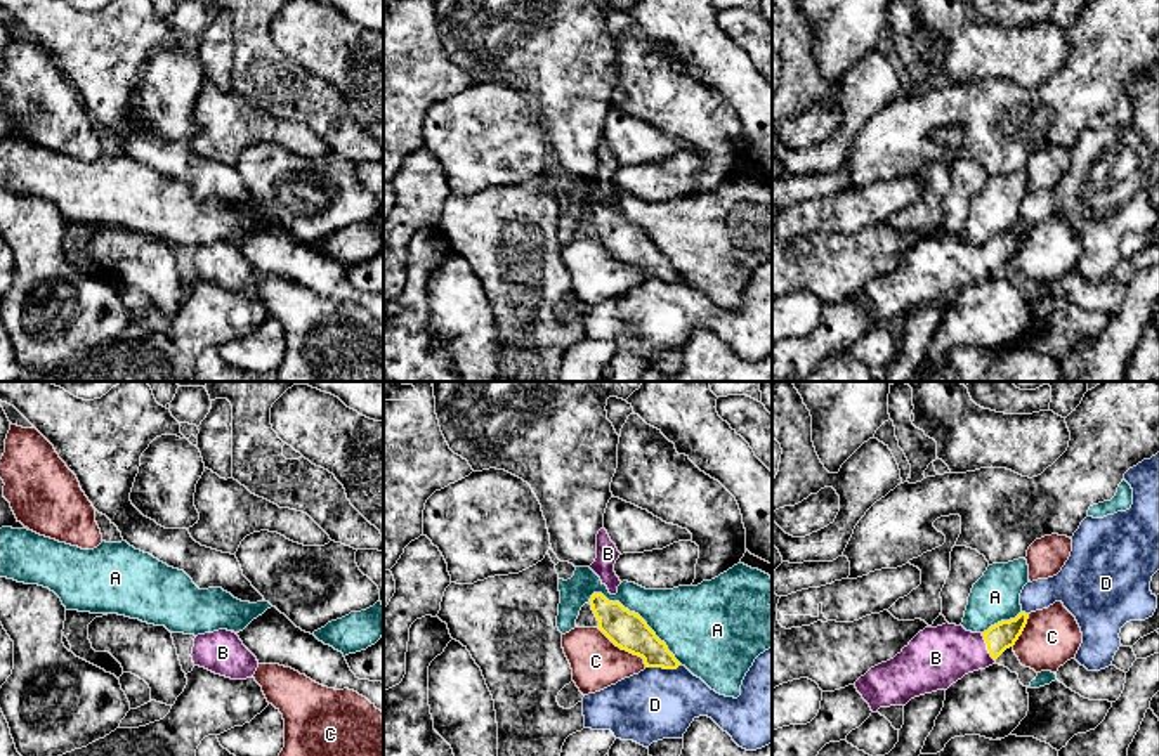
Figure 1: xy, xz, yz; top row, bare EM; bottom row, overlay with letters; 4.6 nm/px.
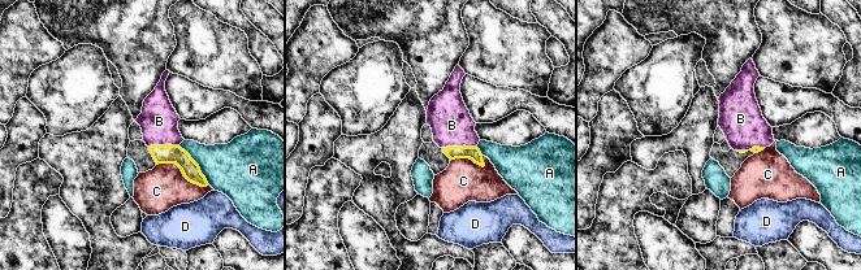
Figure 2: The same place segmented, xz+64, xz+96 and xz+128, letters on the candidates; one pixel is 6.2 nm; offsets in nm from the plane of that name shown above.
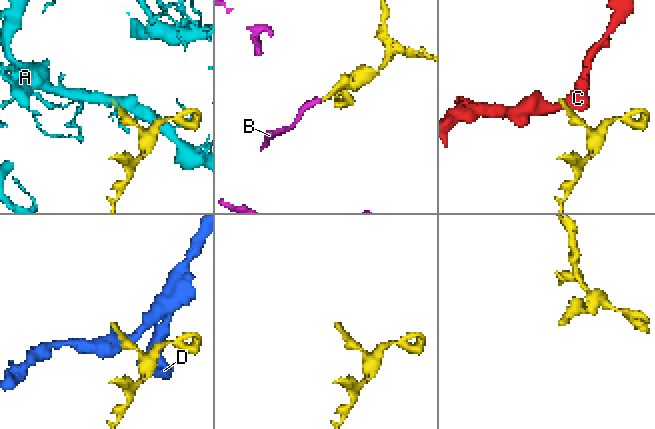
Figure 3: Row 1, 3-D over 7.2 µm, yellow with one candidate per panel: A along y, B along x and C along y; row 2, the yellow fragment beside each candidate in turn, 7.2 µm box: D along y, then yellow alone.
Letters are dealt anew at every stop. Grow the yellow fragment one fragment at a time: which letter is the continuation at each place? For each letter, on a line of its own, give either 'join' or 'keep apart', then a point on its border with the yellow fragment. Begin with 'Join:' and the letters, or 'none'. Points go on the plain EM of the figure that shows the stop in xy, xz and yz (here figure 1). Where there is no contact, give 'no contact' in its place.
Join: B
A: keep apart; meets yellow in xz at (639, 228)
B: join; meets yellow in yz at (988, 259)
C: keep apart; meets yellow in xz at (623, 260)
D: keep apart; meets yellow in xz at (663, 280)

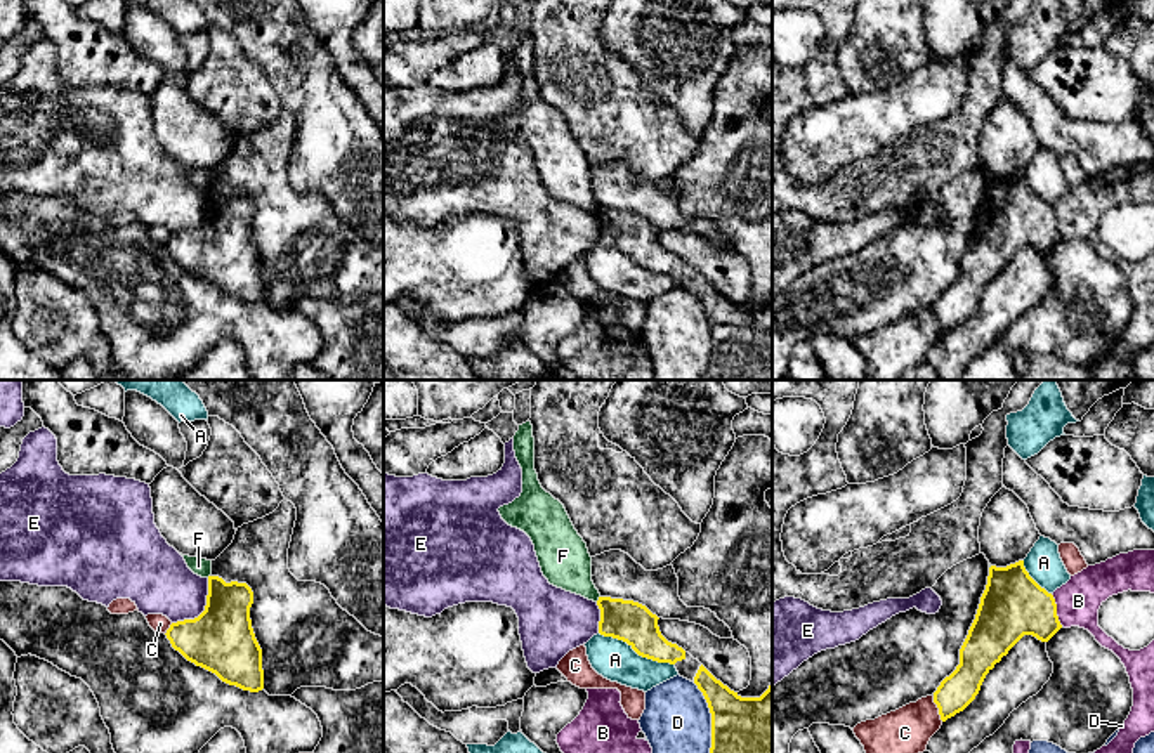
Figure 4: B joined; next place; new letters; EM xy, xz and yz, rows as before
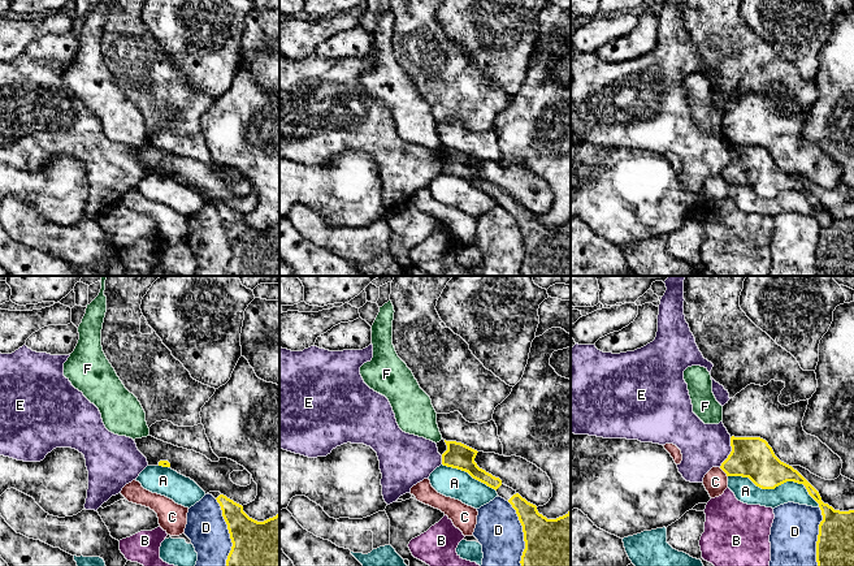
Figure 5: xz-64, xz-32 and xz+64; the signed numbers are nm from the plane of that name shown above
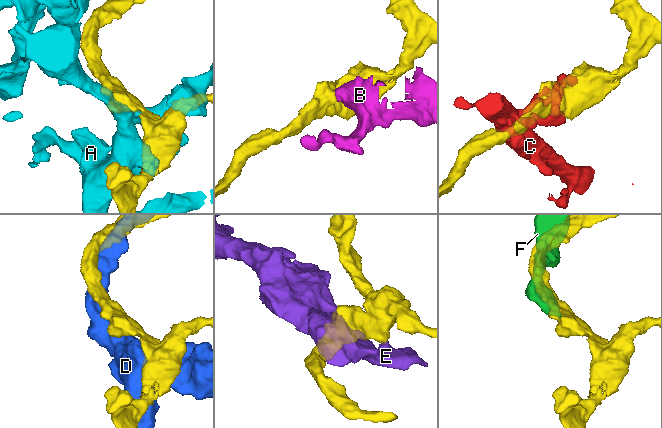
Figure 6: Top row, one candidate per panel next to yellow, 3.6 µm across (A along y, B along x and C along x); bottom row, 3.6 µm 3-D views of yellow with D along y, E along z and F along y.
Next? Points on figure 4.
Join: none
A: keep apart; meets yellow in xz at (637, 264)
B: keep apart; meets yellow in yz at (1055, 221)
C: keep apart; meets yellow in yz at (937, 318)
D: keep apart; meets yellow in xz at (712, 337)
E: keep apart; meets yellow in xy at (205, 221)
F: keep apart; meets yellow in xz at (599, 210)

